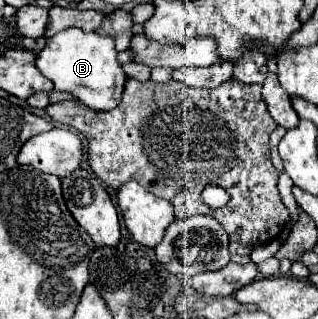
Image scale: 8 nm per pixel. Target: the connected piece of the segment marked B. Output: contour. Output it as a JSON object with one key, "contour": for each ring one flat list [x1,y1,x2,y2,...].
{"contour":[[77,27,65,29,53,35,47,45,37,53,35,65,47,79,53,81,55,91,71,93,91,111,111,111,121,101,127,77,117,63,117,49,113,37,105,37,99,33,83,33]]}

